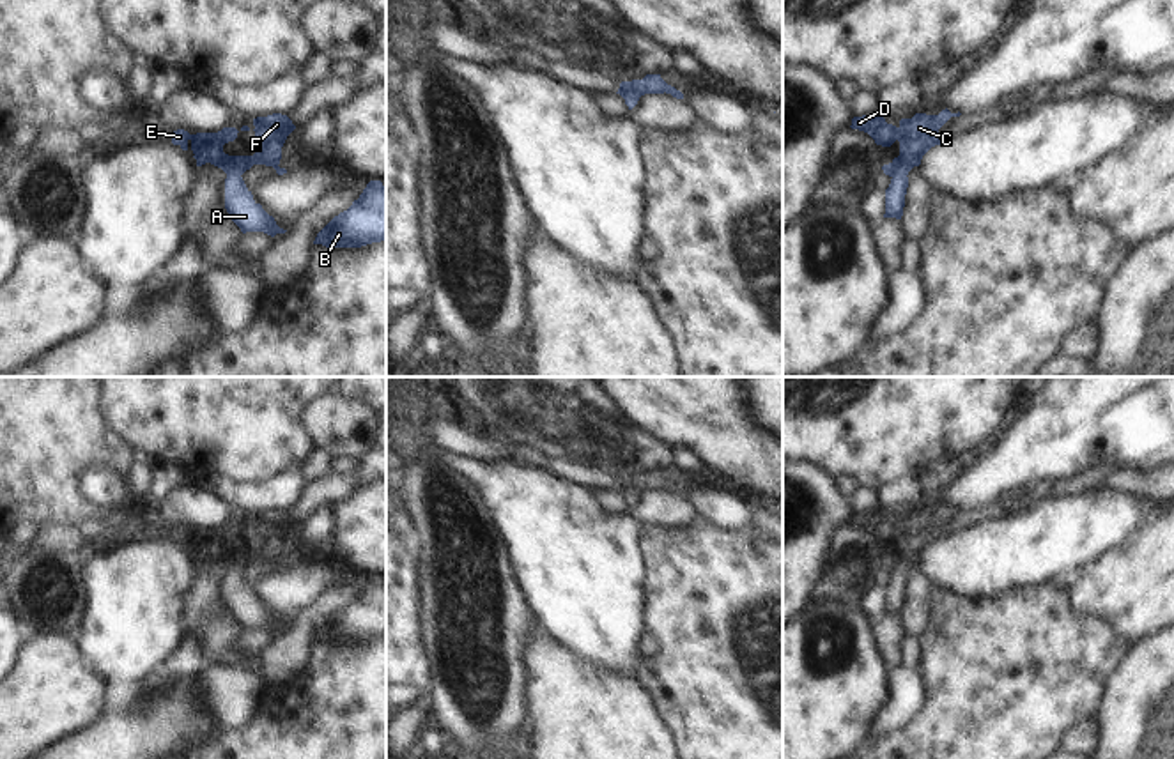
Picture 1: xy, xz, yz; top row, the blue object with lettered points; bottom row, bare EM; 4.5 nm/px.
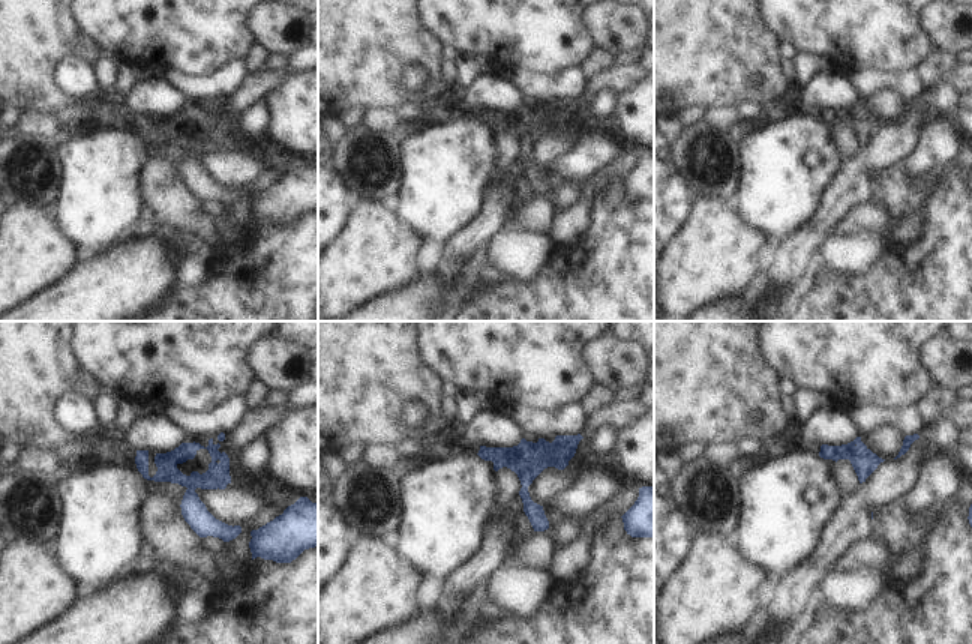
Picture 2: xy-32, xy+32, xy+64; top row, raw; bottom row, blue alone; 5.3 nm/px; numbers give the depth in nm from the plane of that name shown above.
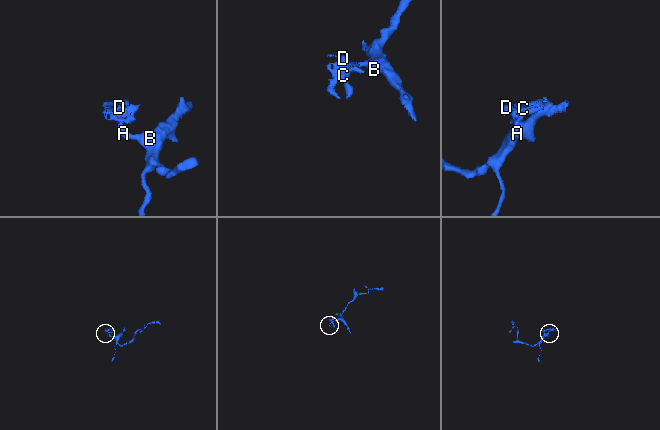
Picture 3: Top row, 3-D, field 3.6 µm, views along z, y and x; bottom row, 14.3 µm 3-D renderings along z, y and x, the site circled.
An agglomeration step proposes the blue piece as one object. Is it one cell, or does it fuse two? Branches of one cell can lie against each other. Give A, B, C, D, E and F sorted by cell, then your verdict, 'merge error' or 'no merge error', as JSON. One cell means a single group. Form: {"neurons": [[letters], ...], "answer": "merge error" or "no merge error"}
{"neurons": [["A", "B", "C", "D", "E", "F"]], "answer": "no merge error"}

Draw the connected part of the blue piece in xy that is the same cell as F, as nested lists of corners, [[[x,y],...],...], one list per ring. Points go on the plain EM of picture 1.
[[[282,510],[257,513],[253,515],[253,522],[257,540],[253,552],[228,552],[223,548],[223,541],[237,534],[239,527],[236,524],[223,524],[218,529],[197,531],[177,525],[172,529],[172,540],[179,541],[182,547],[191,545],[197,563],[211,559],[227,570],[225,605],[243,630],[264,628],[274,633],[276,630],[285,630],[287,626],[280,625],[274,614],[253,596],[253,591],[241,571],[253,561],[273,563],[278,571],[287,570],[287,566],[278,561],[282,556],[282,543],[296,522]]]

